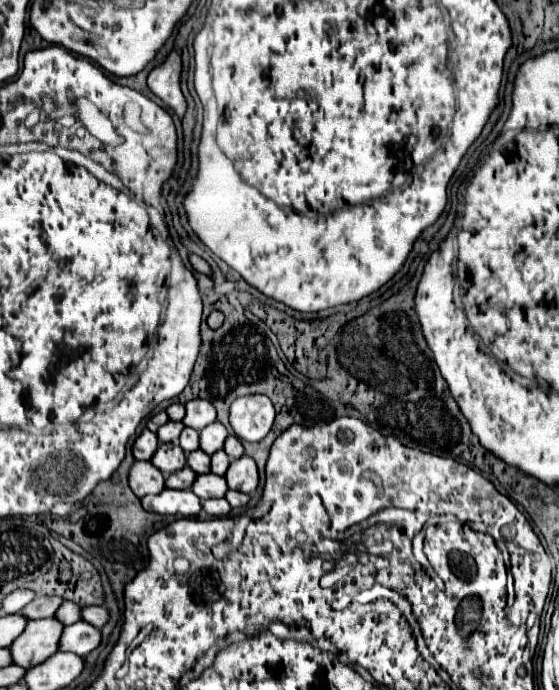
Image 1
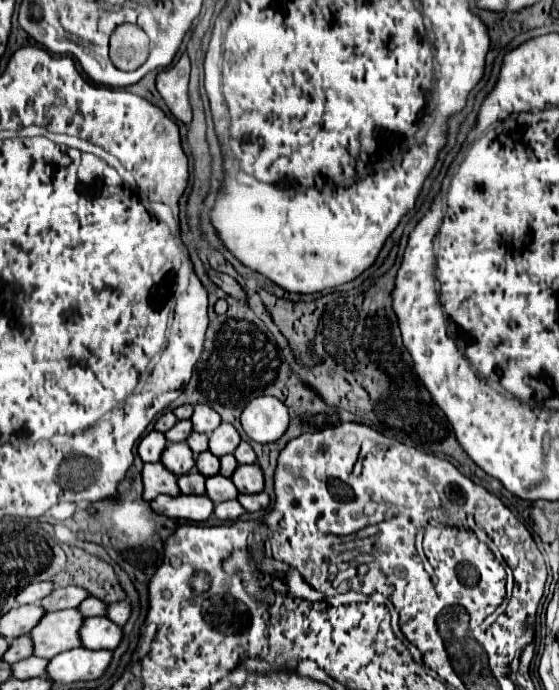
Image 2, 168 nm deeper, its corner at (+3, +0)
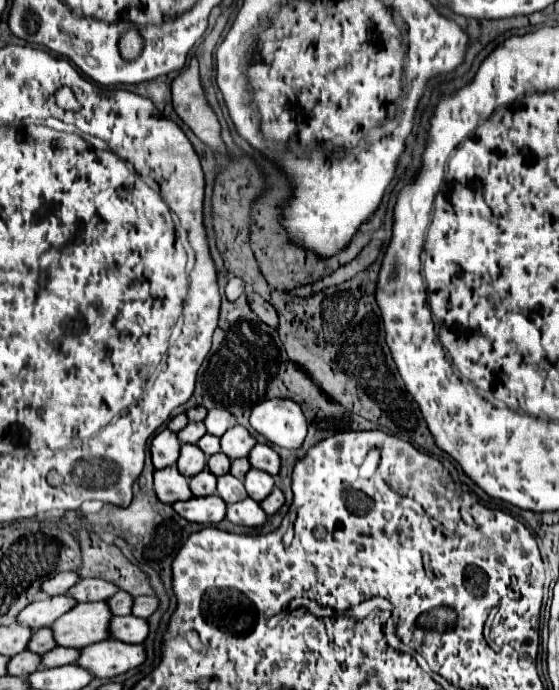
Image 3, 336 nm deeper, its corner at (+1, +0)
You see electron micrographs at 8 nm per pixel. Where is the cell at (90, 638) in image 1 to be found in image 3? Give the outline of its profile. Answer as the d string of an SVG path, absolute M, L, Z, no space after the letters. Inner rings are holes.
M116 616L112 624L112 638L126 640L128 644L144 642L148 632L150 632L148 620L138 616Z

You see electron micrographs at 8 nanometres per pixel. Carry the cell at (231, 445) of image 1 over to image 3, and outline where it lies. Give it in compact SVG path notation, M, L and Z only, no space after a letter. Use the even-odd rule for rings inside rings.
M256 444L254 450L250 452L248 460L250 460L252 468L256 468L256 470L268 472L268 474L272 474L272 476L280 474L280 456L278 456L278 452L276 452L272 446L268 446L268 444Z

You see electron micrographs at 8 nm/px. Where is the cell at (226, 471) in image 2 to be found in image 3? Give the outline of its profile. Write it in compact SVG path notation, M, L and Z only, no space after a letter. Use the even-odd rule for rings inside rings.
M238 458L238 460L234 460L234 462L232 462L230 472L232 472L232 476L236 476L236 478L240 478L240 480L242 480L250 468L252 468L252 466L250 466L248 458Z

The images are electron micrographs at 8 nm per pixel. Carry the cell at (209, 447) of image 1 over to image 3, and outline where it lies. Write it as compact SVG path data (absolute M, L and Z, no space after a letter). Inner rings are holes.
M236 424L234 428L230 428L230 432L226 432L222 438L222 452L230 458L246 458L250 454L250 450L256 446L256 438L240 424Z

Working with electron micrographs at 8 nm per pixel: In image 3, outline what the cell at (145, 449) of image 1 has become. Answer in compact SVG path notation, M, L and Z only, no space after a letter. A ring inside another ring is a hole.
M162 430L162 432L152 440L152 446L150 446L152 462L154 462L156 470L176 464L178 456L180 456L180 446L182 446L182 444L180 444L180 440L178 440L178 436L176 436L174 432Z

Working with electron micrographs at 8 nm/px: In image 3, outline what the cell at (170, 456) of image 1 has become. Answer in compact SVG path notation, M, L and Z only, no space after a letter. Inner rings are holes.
M182 444L182 452L178 458L178 470L182 472L182 476L192 478L198 472L202 472L206 468L206 454L196 446L196 444Z

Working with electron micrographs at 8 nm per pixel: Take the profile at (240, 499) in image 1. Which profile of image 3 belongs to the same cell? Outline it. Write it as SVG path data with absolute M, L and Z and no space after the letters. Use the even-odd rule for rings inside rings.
M274 488L272 494L270 494L266 500L262 500L260 504L262 504L262 508L264 508L266 514L276 514L276 512L282 508L282 504L284 504L284 494L282 494L282 490L280 490L280 488Z

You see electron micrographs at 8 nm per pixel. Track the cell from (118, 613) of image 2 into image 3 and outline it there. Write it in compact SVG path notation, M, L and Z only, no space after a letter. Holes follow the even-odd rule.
M138 596L138 598L134 598L132 614L142 616L142 618L150 618L156 612L158 604L160 604L160 600L156 596Z

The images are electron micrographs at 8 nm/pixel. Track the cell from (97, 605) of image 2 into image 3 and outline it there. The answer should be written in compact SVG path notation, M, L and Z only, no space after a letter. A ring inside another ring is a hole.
M122 590L116 592L114 598L108 600L110 610L114 612L114 616L128 616L128 614L132 614L132 602L134 602L134 598L128 592L122 592Z

